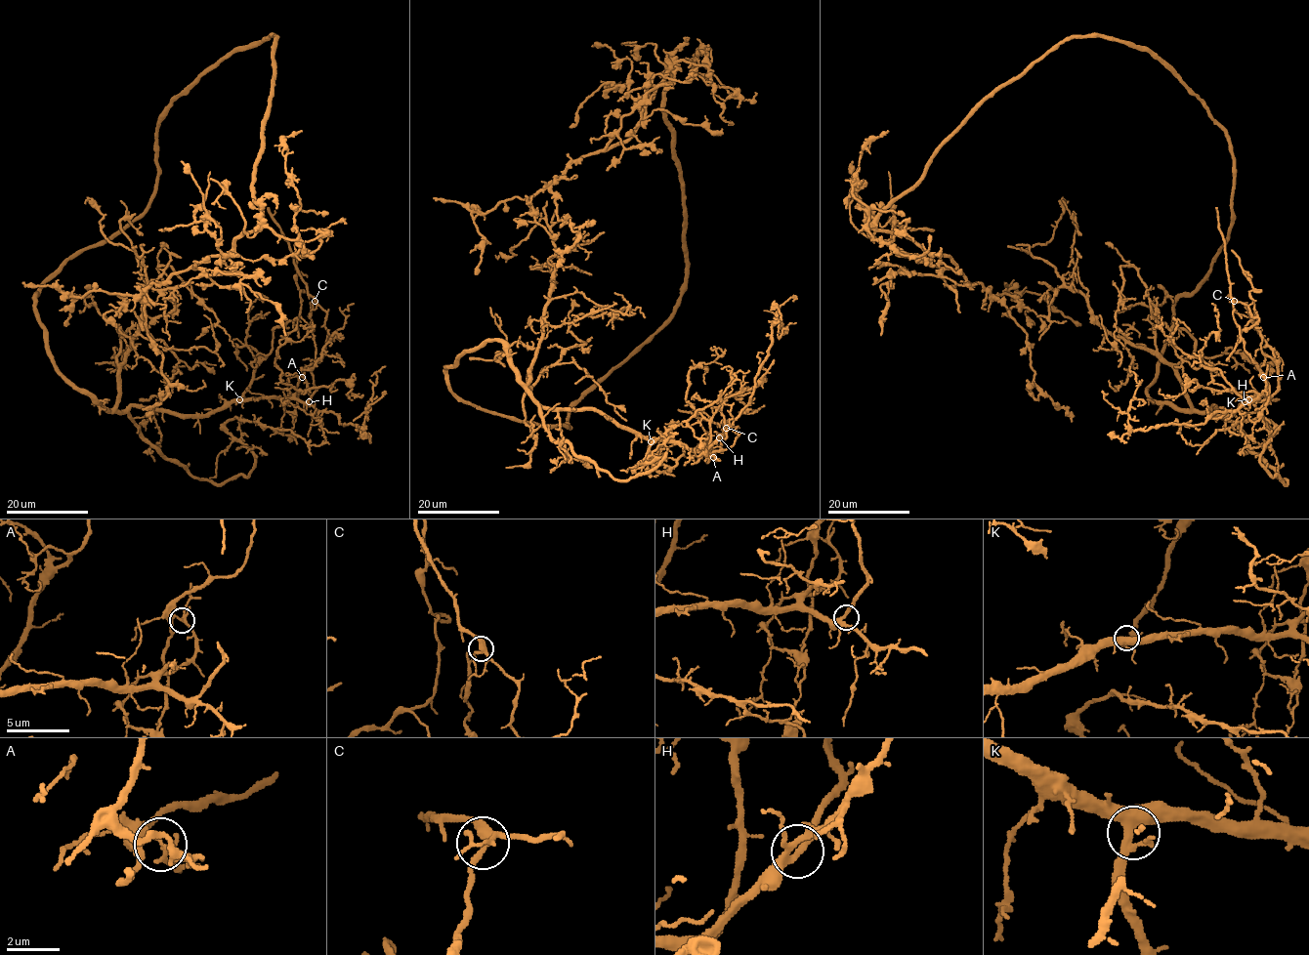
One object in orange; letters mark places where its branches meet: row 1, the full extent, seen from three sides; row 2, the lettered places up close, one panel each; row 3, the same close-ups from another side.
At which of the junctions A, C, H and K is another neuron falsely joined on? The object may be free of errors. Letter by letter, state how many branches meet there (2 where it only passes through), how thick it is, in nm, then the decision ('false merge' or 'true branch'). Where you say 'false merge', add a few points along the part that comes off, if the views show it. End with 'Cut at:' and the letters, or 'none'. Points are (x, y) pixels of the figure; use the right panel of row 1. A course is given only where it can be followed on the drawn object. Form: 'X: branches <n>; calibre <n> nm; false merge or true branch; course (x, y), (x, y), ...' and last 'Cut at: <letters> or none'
A: branches 4; calibre 170 nm; false merge; course (1264, 377), (1245, 349), (1245, 340), (1235, 321), (1225, 242), (1218, 230), (1215, 208)
C: branches 4; calibre 320 nm; true branch
H: branches 4; calibre 260 nm; true branch
K: branches 4; calibre 420 nm; true branch
Cut at: A

